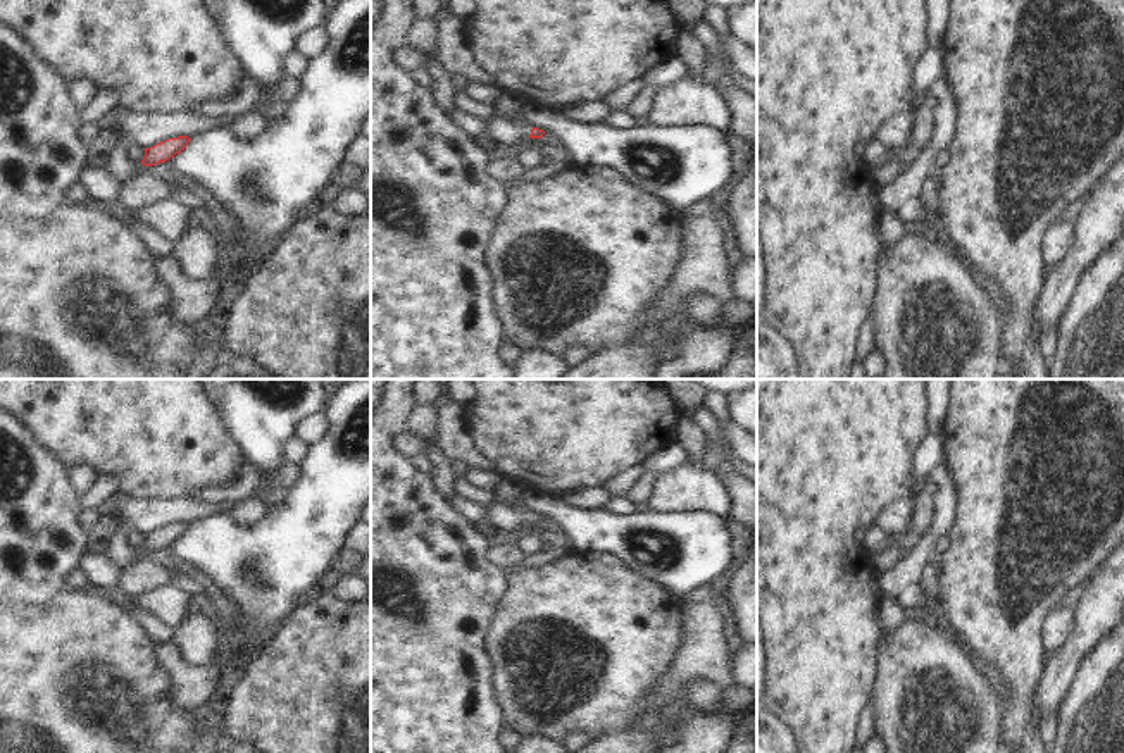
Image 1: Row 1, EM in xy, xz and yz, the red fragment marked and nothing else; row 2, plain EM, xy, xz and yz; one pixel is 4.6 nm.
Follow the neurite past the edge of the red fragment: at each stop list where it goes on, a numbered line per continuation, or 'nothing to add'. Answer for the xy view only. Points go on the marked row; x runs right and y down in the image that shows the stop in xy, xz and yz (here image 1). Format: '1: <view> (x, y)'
nothing to add

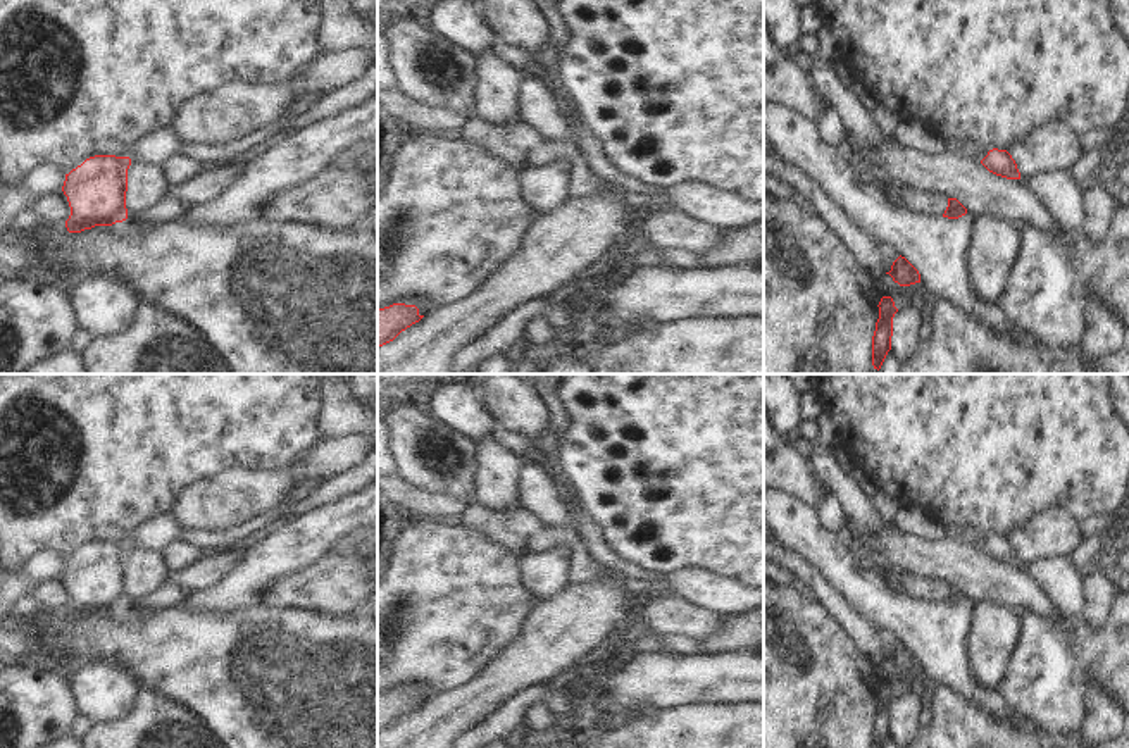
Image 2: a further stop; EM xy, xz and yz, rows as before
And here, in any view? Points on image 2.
1: yz (969, 150)

